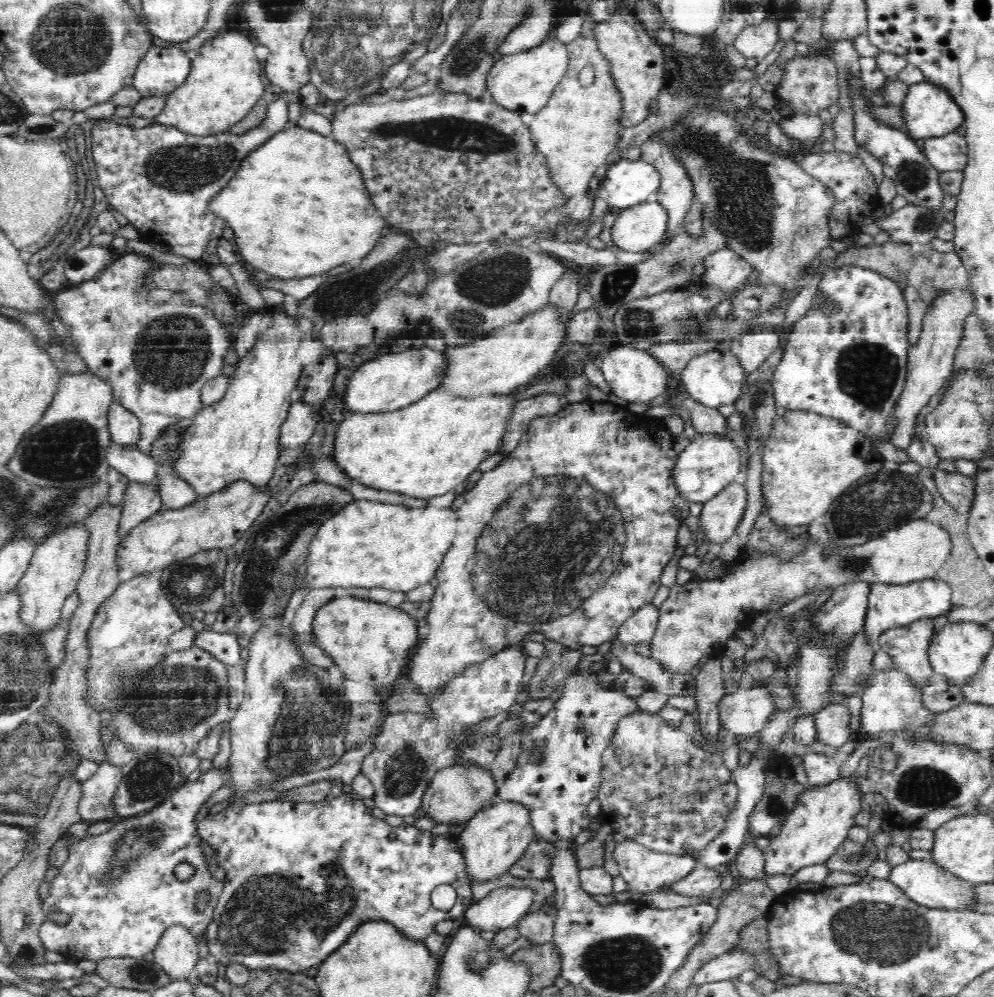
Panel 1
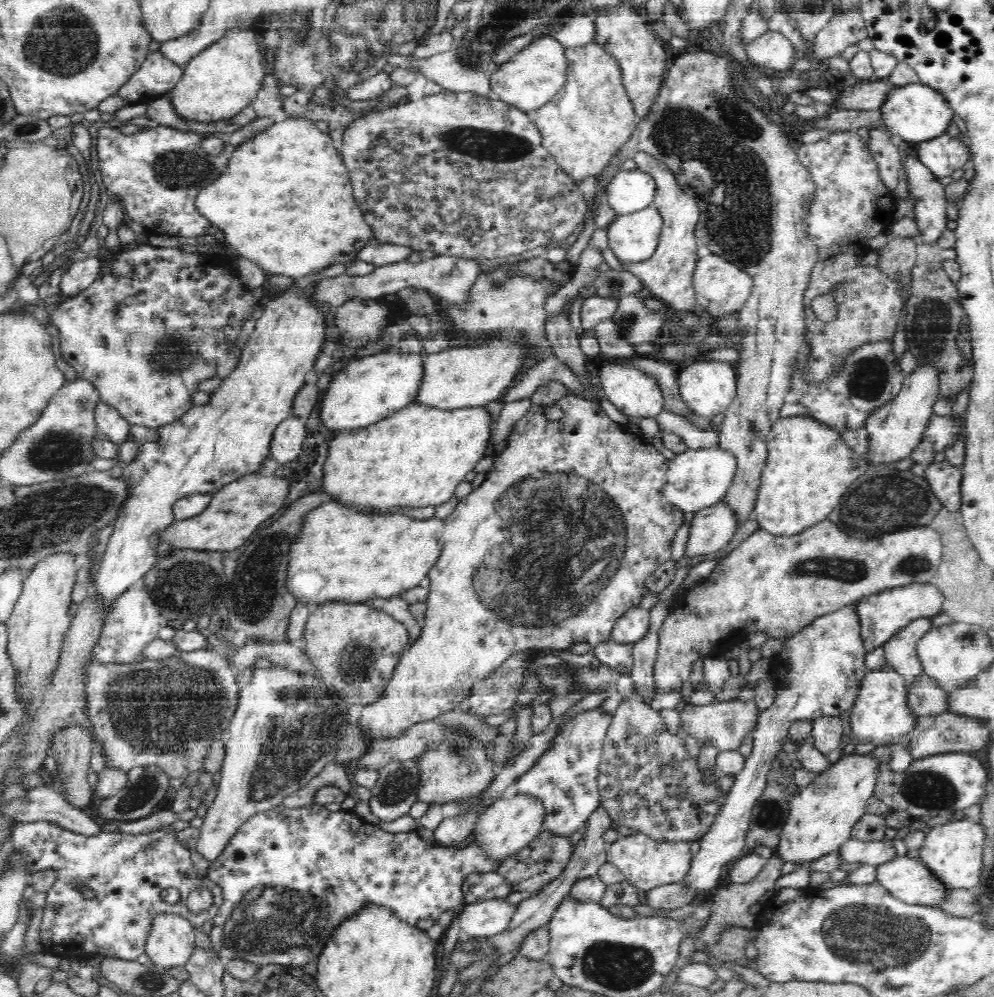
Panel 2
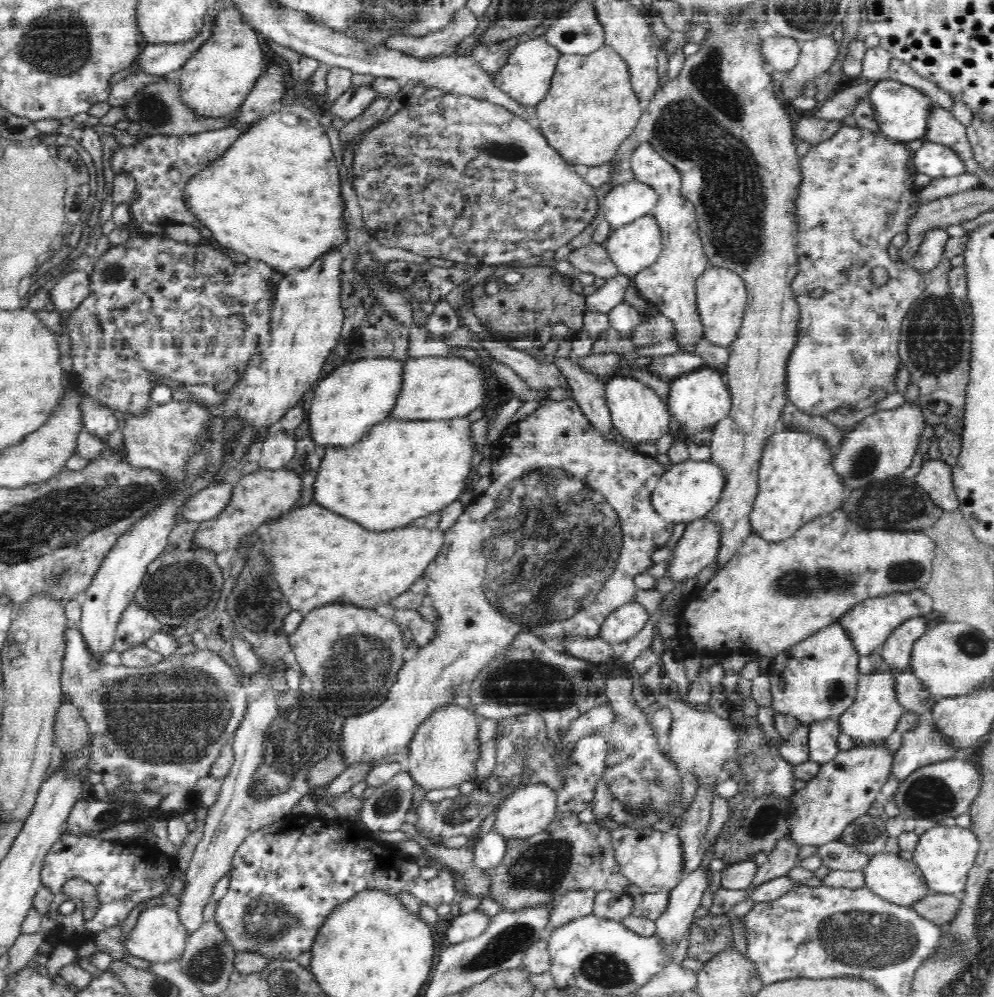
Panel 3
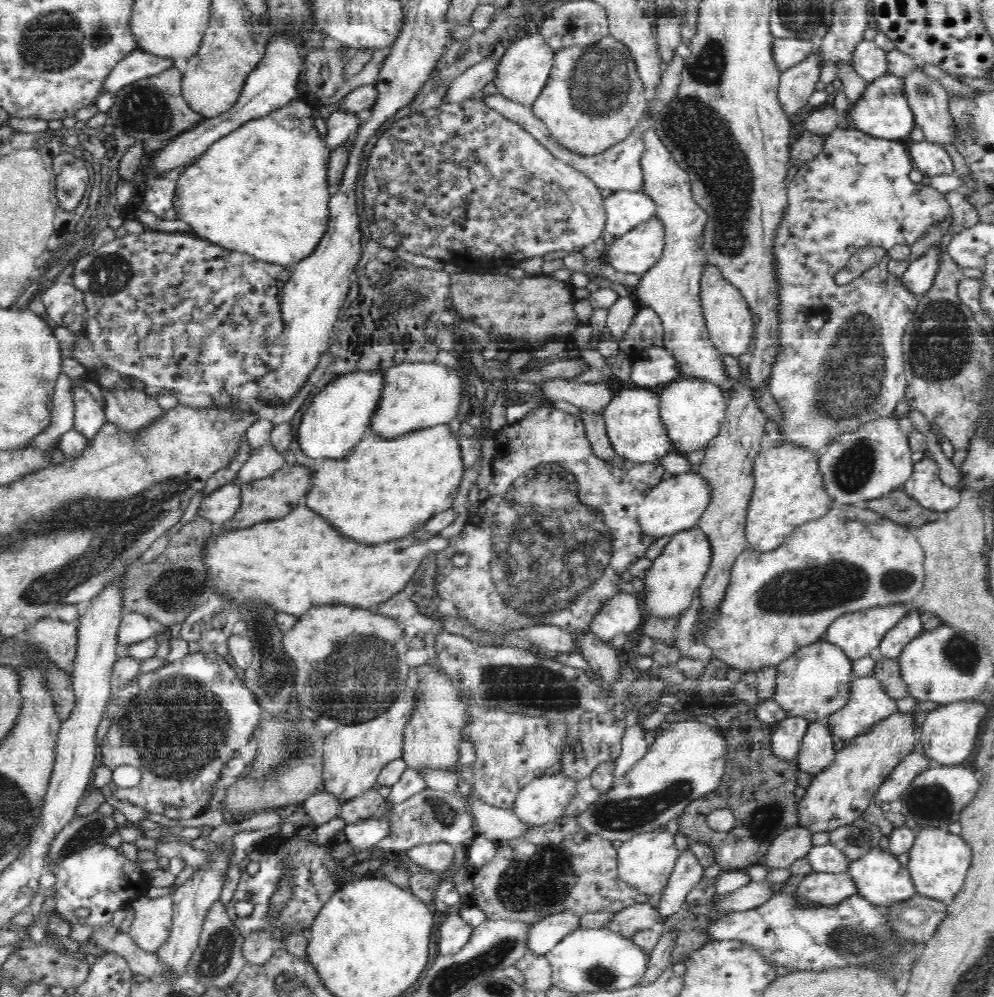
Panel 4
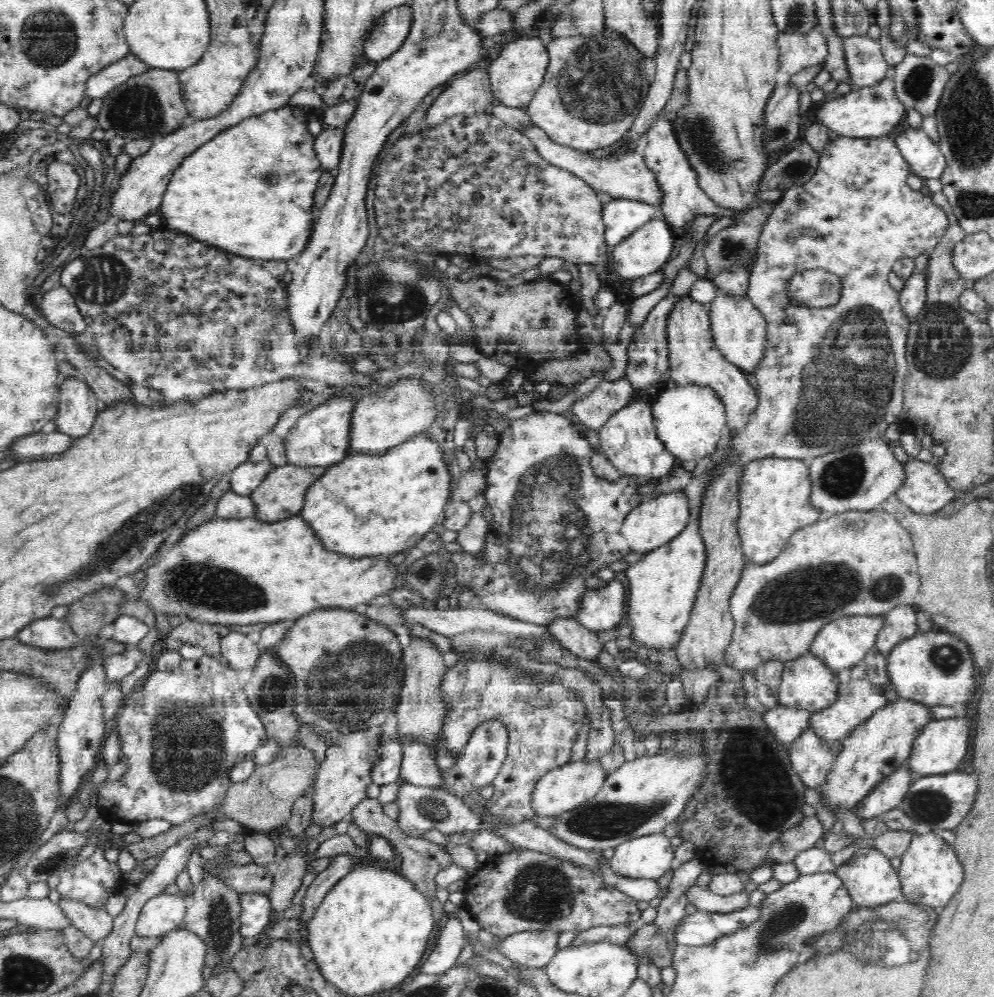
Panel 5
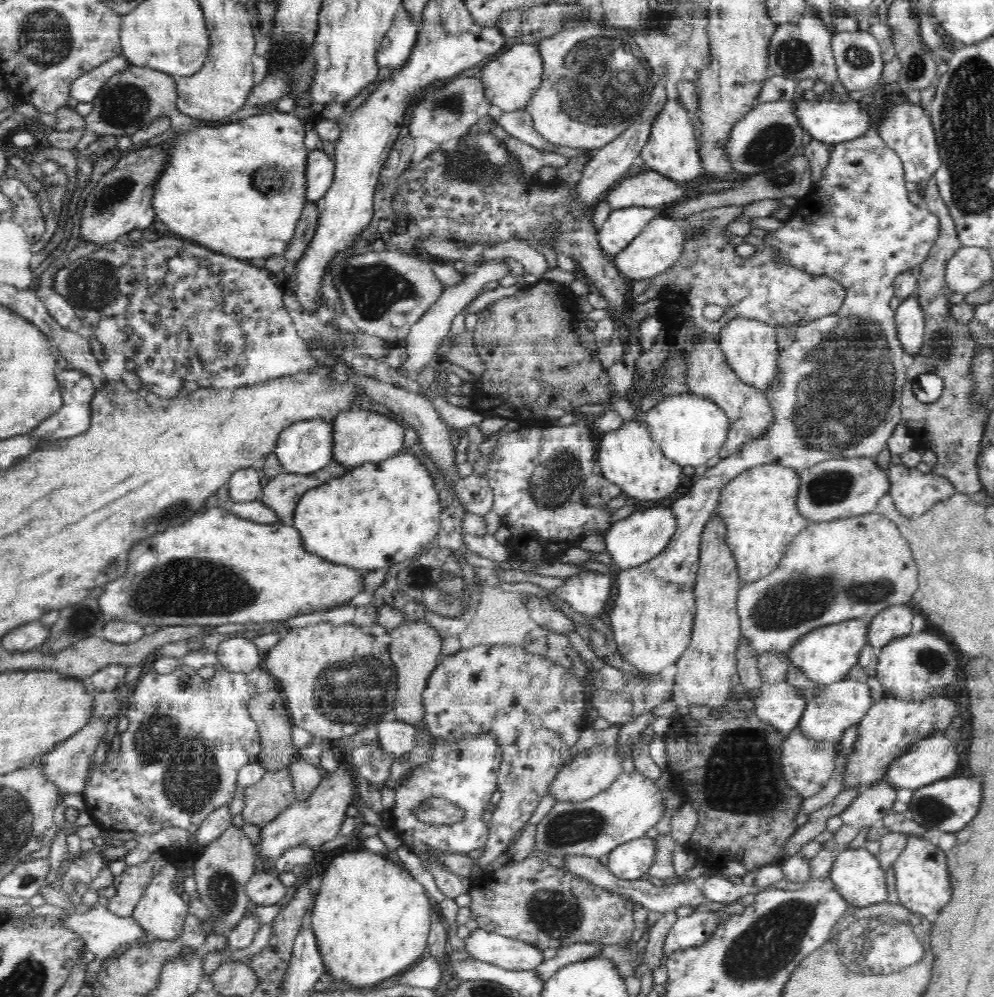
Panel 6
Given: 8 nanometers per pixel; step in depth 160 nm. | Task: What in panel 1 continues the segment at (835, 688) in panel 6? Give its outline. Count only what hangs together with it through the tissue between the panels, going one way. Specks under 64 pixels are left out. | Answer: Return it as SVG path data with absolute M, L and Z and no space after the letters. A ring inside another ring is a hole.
M897 669L877 673L868 688L861 693L861 730L876 735L882 731L906 729L913 732L928 722L928 716L933 715L923 701L923 691L910 681L910 678Z

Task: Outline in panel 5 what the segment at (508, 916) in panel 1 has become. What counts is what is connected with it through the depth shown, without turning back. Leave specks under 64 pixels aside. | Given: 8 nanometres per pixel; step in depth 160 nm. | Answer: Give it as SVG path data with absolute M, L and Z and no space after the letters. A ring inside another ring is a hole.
M448 916L446 924L437 937L437 944L432 950L421 970L428 974L438 974L454 966L460 952L467 944L466 936L462 930L462 924L457 916Z

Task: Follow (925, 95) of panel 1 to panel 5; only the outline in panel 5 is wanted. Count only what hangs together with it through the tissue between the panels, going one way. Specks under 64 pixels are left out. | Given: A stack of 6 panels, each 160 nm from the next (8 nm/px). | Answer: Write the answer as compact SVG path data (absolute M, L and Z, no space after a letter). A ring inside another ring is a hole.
M890 72L884 80L872 86L862 86L851 90L846 96L833 98L826 102L817 113L820 123L841 136L880 139L888 137L890 132L898 130L898 126L906 118L907 108L895 95L895 80Z

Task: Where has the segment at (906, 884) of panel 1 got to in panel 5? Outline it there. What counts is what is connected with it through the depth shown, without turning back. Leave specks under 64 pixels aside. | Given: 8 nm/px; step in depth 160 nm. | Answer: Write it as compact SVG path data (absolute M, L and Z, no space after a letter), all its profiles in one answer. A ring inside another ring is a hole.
M875 846L860 848L850 860L835 870L835 873L844 881L856 907L871 909L886 903L907 900L900 881L899 869L892 867L890 859L891 857L880 852L880 849Z

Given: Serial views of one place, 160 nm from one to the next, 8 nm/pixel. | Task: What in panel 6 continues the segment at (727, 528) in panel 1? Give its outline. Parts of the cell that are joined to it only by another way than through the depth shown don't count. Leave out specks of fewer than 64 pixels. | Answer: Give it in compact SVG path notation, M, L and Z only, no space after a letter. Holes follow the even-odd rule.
M872 128L872 132L868 132L868 136L860 136L853 140L842 143L834 143L834 150L831 152L828 165L822 170L820 178L816 180L816 184L812 186L811 191L804 197L797 199L798 203L790 217L782 220L782 226L774 231L768 231L763 238L760 238L764 246L773 252L773 263L778 267L796 268L800 271L806 271L812 276L828 275L839 280L847 288L847 297L844 304L832 314L814 318L814 320L793 321L792 324L776 324L776 372L772 376L772 380L768 382L768 386L764 388L763 393L772 411L772 420L761 430L760 436L753 437L752 440L744 441L740 444L740 448L736 452L729 453L724 456L715 466L708 467L702 476L698 476L696 481L689 483L682 492L676 494L672 508L675 509L676 516L679 517L679 528L675 535L670 539L668 546L662 549L660 554L656 554L632 568L622 568L617 573L617 587L619 595L616 598L616 604L613 612L609 615L611 629L614 632L614 639L620 648L620 655L629 660L632 665L636 666L639 671L649 674L660 675L661 671L670 664L677 663L680 655L688 649L691 640L693 624L696 616L696 595L695 586L697 574L699 571L699 562L701 559L701 536L706 522L713 514L719 503L721 492L727 487L732 479L735 479L748 468L756 466L756 464L778 463L792 466L798 469L808 468L812 464L818 464L820 460L828 460L829 457L840 456L875 456L883 447L887 446L887 440L894 432L898 424L902 423L901 417L901 396L903 395L903 386L907 379L907 354L903 347L902 341L899 339L899 328L895 323L895 311L890 307L890 300L895 296L894 278L911 270L913 267L921 266L930 254L931 248L936 244L937 238L941 231L939 217L928 209L918 208L916 204L910 202L908 190L906 189L907 180L905 179L904 164L898 154L892 148L886 145L886 142L880 137L880 134Z

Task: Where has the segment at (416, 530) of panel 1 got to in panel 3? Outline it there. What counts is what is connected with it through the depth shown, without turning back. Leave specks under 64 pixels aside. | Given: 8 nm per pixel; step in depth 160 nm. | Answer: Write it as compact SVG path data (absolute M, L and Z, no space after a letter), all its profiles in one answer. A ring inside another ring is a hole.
M318 503L301 506L281 521L265 524L257 533L258 538L262 540L262 544L272 556L272 564L276 568L276 580L288 600L290 609L300 610L305 614L322 604L329 603L368 609L388 604L395 596L410 590L444 546L444 531L438 527L420 528L410 524L398 526L394 530L384 529L384 532L374 532L368 528L362 528L354 520L344 518L340 513Z

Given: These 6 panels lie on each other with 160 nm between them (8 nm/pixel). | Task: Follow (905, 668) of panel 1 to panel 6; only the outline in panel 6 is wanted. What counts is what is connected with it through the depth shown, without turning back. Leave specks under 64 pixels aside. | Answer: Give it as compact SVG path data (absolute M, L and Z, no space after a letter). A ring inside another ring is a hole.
M897 605L886 608L880 615L871 618L869 646L882 650L894 640L911 635L914 612L910 605Z

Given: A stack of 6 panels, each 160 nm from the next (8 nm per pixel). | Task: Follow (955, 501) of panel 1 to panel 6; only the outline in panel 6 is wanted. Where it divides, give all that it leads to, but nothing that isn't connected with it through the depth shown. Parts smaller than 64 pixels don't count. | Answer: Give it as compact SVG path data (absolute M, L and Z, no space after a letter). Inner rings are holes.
M891 463L891 490L896 508L910 518L927 513L935 504L947 502L956 492L948 480L933 471L925 474L916 466Z

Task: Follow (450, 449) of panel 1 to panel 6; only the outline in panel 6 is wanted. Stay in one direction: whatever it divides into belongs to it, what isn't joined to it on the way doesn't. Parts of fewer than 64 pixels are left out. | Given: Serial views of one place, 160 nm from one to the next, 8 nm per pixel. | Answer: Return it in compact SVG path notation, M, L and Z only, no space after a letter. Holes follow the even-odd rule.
M402 448L386 460L356 464L342 476L332 477L324 484L307 490L297 501L293 524L302 533L308 552L320 552L320 556L338 564L375 570L422 553L425 545L436 538L442 511L434 473L414 449Z

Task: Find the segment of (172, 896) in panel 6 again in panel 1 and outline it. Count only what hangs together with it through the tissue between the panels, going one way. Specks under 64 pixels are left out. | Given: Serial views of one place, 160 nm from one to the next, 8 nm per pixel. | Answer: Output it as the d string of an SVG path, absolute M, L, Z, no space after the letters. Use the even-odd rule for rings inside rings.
M174 926L166 931L153 954L153 961L172 981L190 978L201 959L196 938L182 926Z

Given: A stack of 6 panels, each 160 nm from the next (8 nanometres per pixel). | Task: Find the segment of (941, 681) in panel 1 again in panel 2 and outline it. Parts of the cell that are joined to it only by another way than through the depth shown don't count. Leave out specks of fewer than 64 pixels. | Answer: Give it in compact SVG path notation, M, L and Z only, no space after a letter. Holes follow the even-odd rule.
M923 674L910 679L908 702L918 715L934 715L948 710L951 691L940 687L935 677Z

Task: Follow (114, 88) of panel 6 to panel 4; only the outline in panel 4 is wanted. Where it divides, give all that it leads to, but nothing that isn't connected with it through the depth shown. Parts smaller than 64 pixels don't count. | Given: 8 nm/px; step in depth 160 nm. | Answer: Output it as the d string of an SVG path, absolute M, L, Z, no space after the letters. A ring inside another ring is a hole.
M172 67L159 75L126 84L117 92L116 104L107 111L110 123L124 129L144 150L156 149L163 141L171 142L184 132L206 123L207 118L192 110L183 97L182 79L182 72Z

